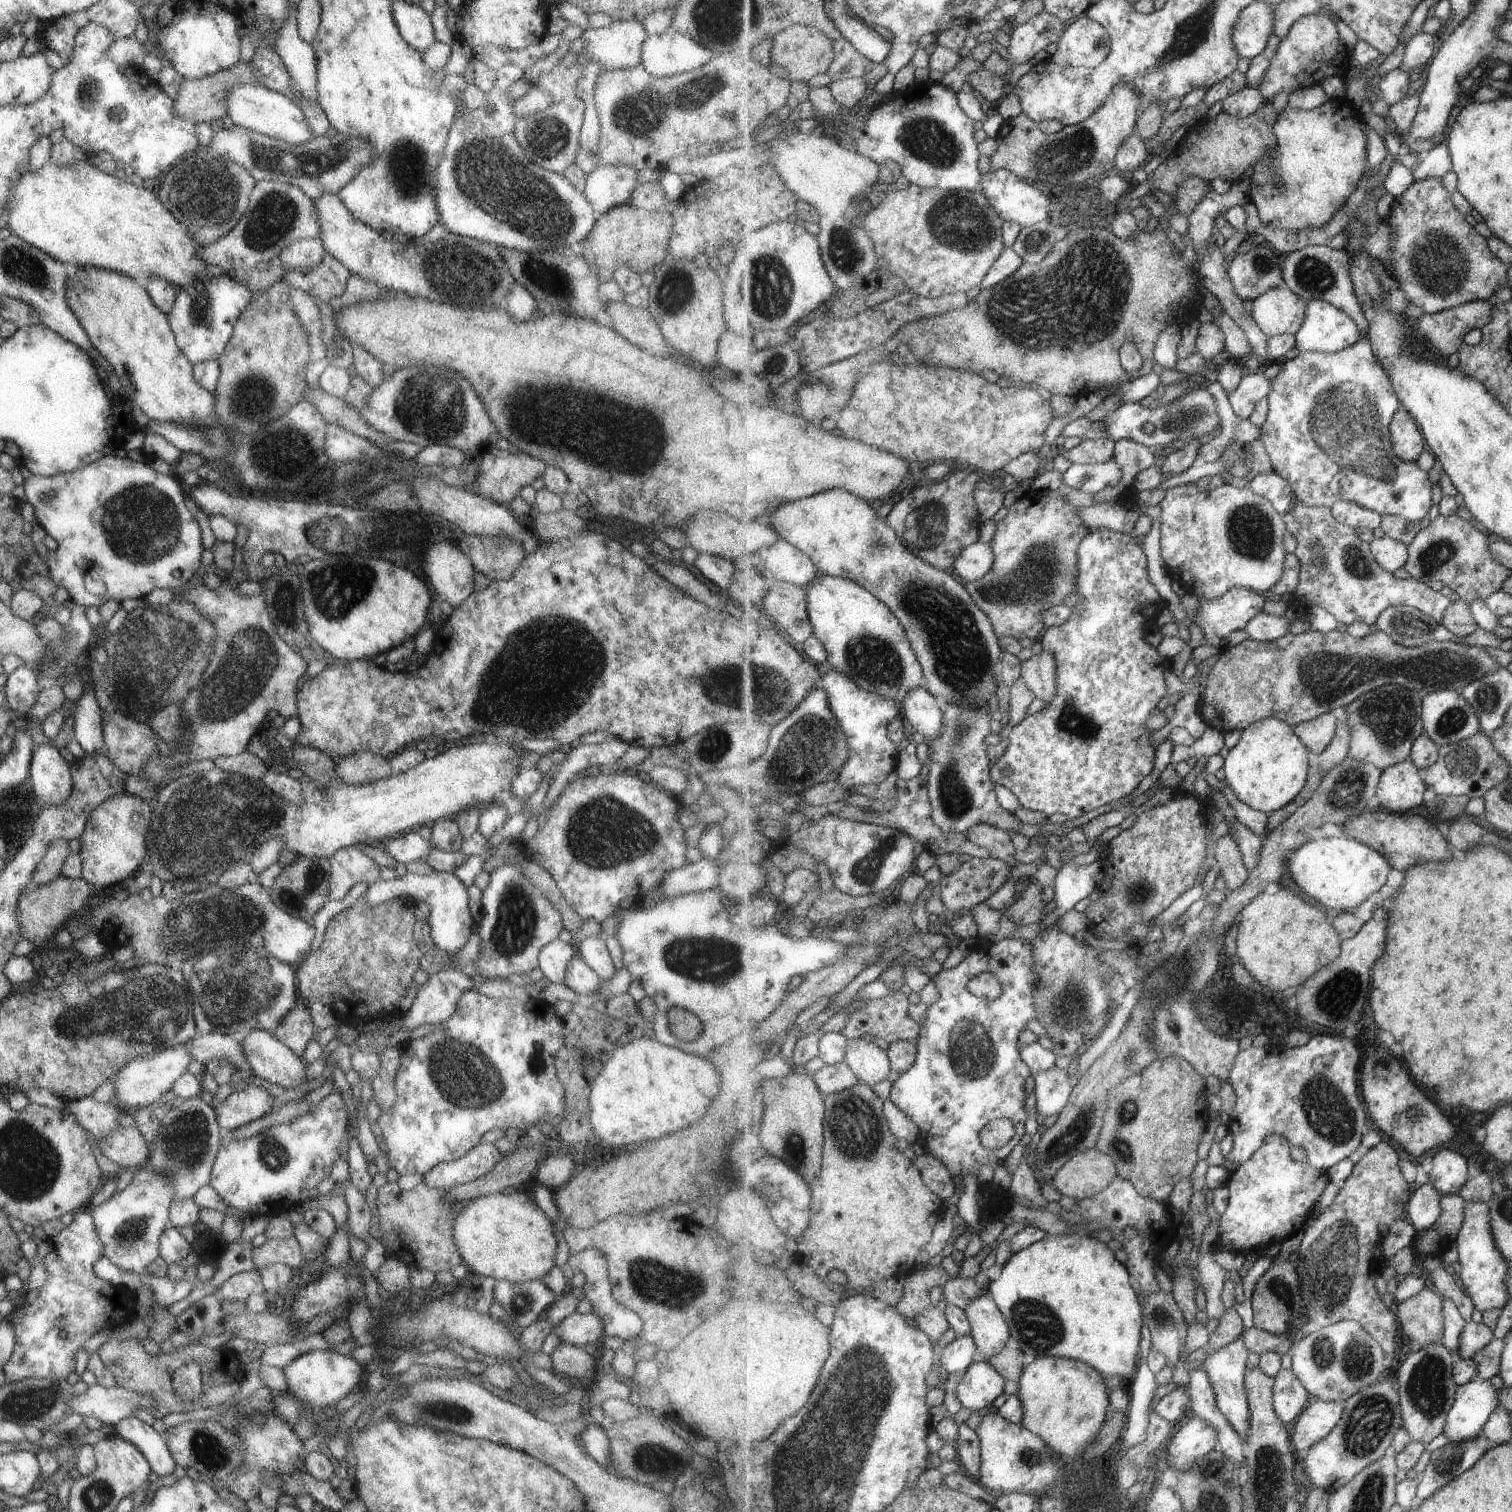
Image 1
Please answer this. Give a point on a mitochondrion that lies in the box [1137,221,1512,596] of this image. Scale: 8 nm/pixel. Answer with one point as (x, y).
(1348, 424)

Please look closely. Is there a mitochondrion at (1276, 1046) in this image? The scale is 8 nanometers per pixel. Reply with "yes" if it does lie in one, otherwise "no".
no

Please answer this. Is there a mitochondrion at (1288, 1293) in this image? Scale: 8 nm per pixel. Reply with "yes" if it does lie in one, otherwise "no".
yes

